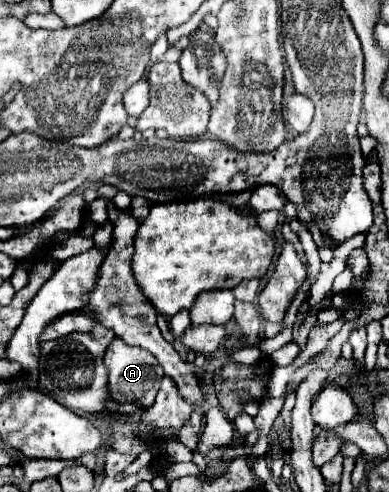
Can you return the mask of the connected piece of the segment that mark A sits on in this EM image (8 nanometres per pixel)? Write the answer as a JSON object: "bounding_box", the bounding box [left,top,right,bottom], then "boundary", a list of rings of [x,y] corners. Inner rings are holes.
{"bounding_box":[103,338,165,410],"boundary":[[[115,338],[105,354],[103,364],[107,368],[107,378],[109,378],[107,390],[109,390],[111,398],[115,398],[117,402],[127,402],[131,406],[139,406],[141,410],[147,410],[153,404],[159,384],[161,384],[161,378],[165,374],[151,352],[145,352],[143,348],[137,348],[137,346],[129,346],[123,340]]]}

